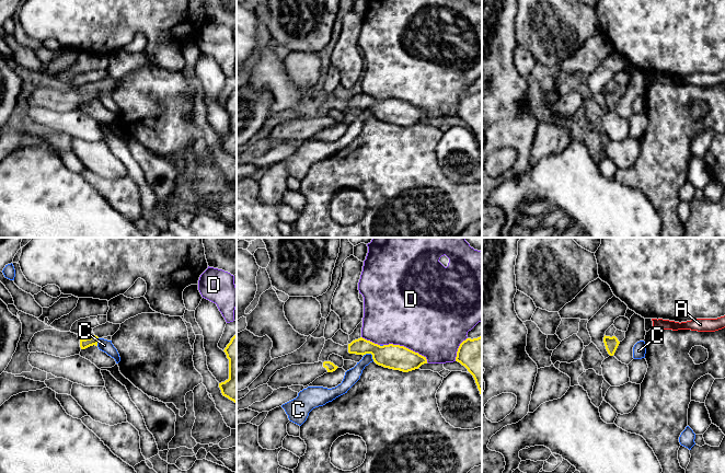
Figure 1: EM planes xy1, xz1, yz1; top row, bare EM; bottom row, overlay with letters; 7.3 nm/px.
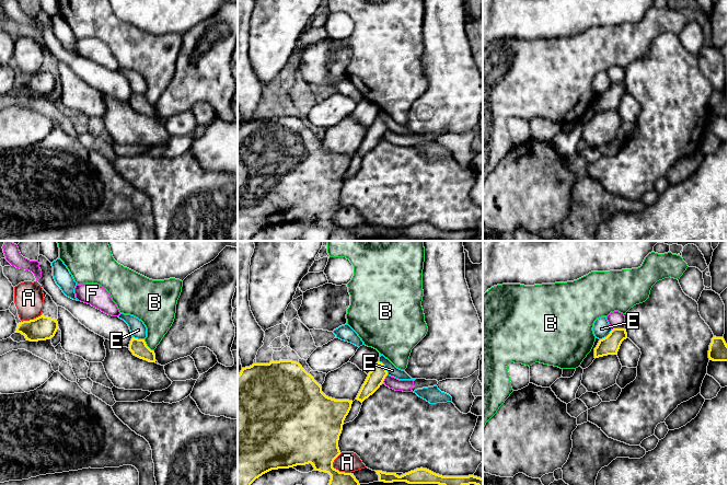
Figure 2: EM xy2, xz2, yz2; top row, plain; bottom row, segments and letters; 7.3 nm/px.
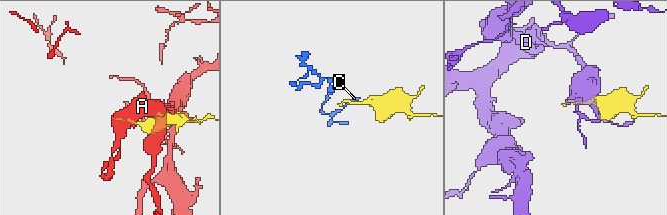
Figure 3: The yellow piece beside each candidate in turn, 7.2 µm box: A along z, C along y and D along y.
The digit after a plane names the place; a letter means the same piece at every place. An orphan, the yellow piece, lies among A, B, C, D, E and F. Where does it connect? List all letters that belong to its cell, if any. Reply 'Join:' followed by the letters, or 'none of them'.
Join: none of them

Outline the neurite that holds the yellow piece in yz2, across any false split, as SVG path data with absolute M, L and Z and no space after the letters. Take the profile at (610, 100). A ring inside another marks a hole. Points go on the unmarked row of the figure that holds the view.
M613 83L606 92L599 95L594 103L594 113L617 109L622 96L626 93L627 88L625 83Z

